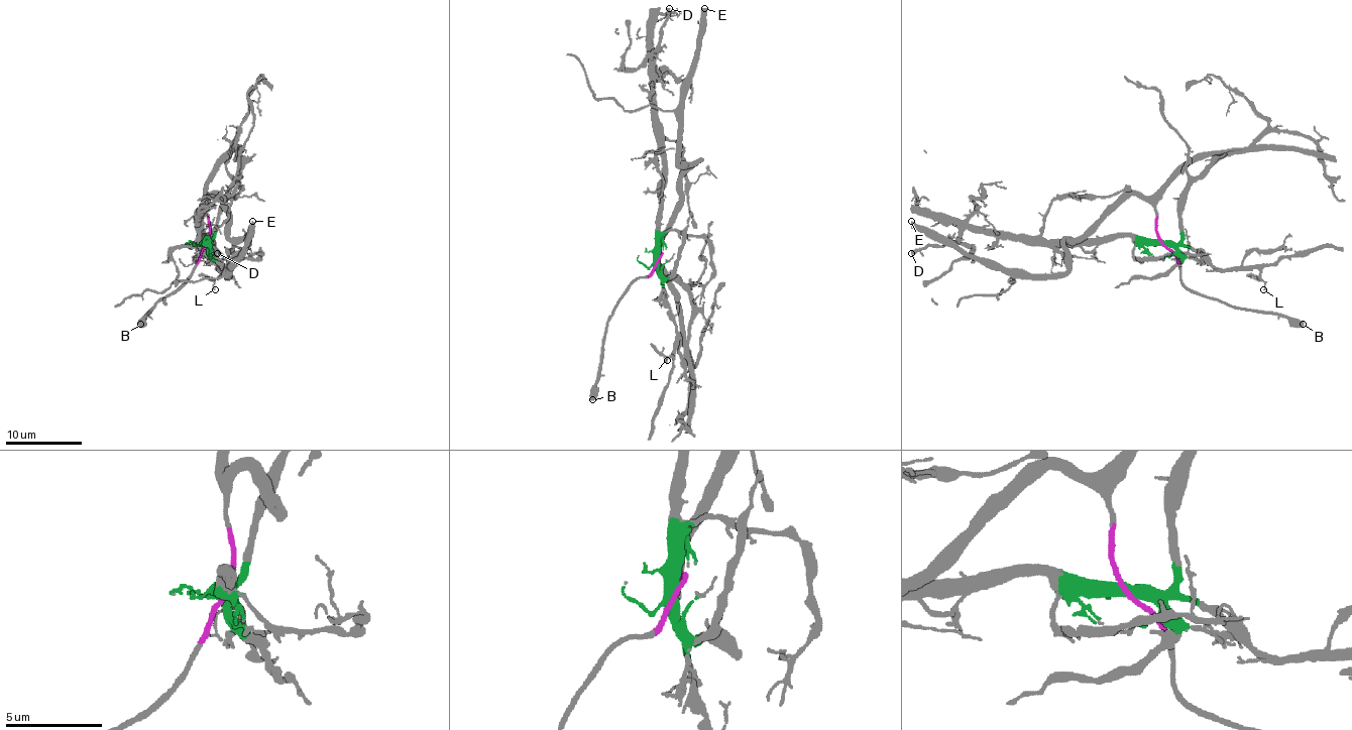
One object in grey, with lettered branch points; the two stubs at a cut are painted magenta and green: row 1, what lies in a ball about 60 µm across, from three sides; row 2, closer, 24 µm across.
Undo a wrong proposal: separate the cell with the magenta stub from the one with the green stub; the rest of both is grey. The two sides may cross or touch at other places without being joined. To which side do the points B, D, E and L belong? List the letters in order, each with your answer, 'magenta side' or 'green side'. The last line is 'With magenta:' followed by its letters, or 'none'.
B: magenta side
D: green side
E: magenta side
L: green side
With magenta: B, E

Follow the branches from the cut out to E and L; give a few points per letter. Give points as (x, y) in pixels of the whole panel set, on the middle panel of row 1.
E: (658, 260), (658, 244), (679, 199), (679, 179), (700, 161), (678, 159), (683, 87), (698, 46), (704, 8)
L: (658, 260), (662, 294), (676, 325), (674, 354), (666, 360)

